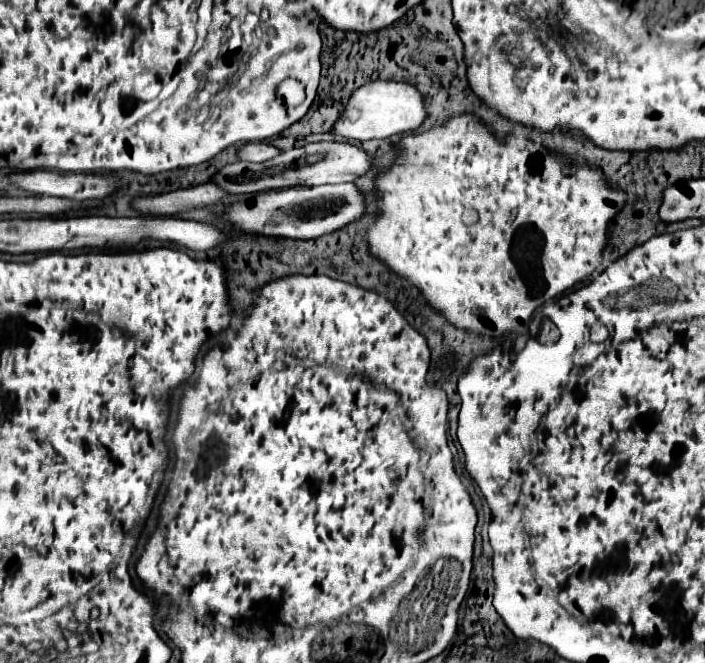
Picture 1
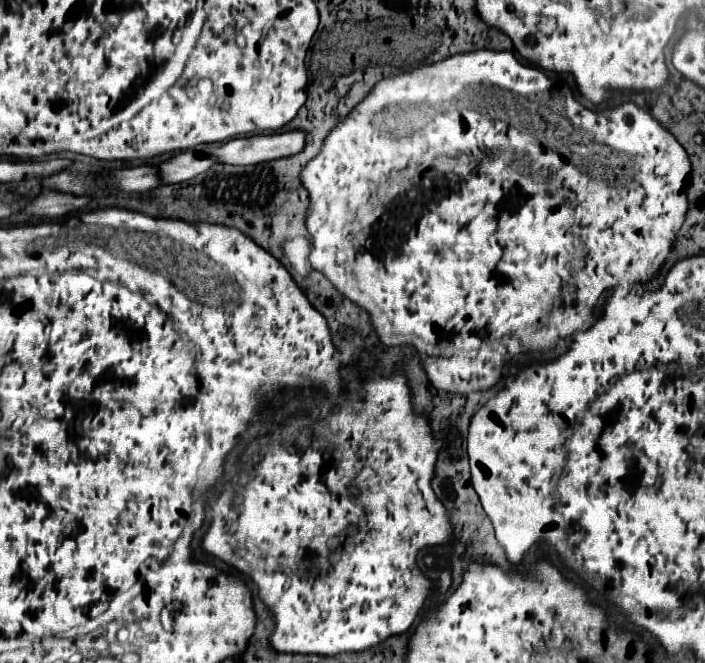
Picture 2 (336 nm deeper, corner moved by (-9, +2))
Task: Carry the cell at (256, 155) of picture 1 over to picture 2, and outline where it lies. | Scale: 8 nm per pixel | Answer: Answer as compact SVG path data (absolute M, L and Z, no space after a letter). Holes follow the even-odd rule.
M181 152L175 158L159 164L159 172L163 172L163 180L167 180L167 184L177 184L207 172L215 164L219 164L219 160L211 154L201 156L197 152Z

